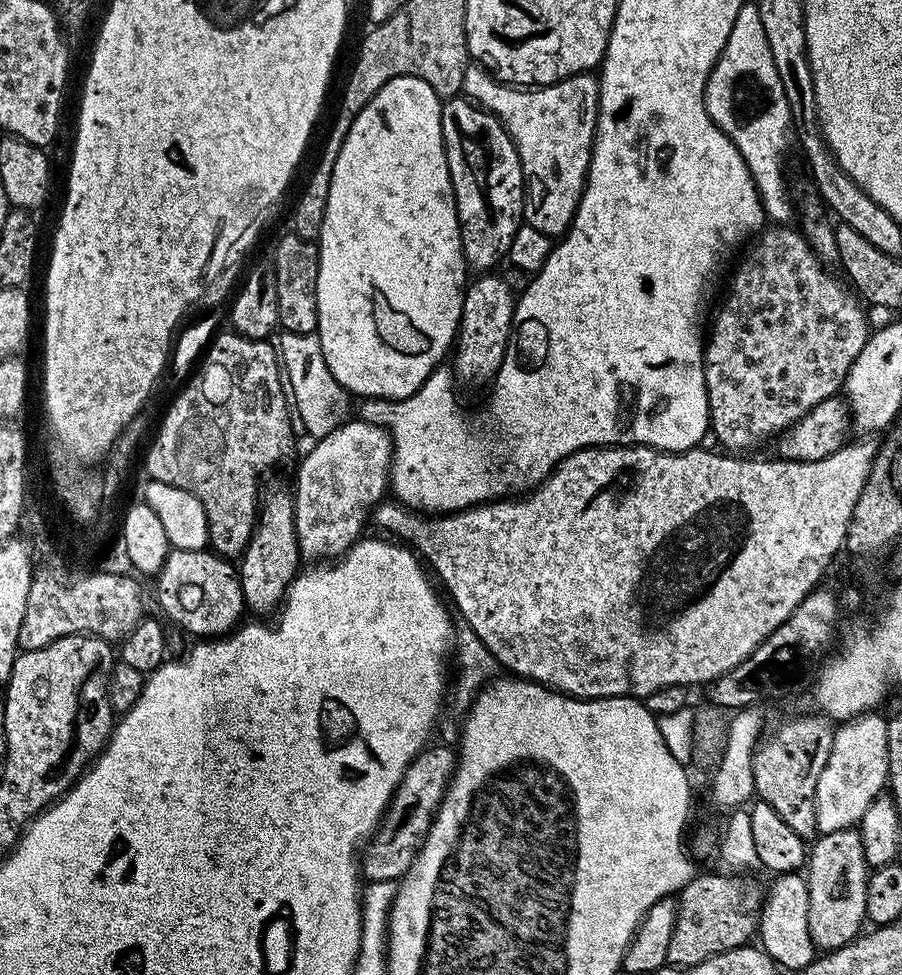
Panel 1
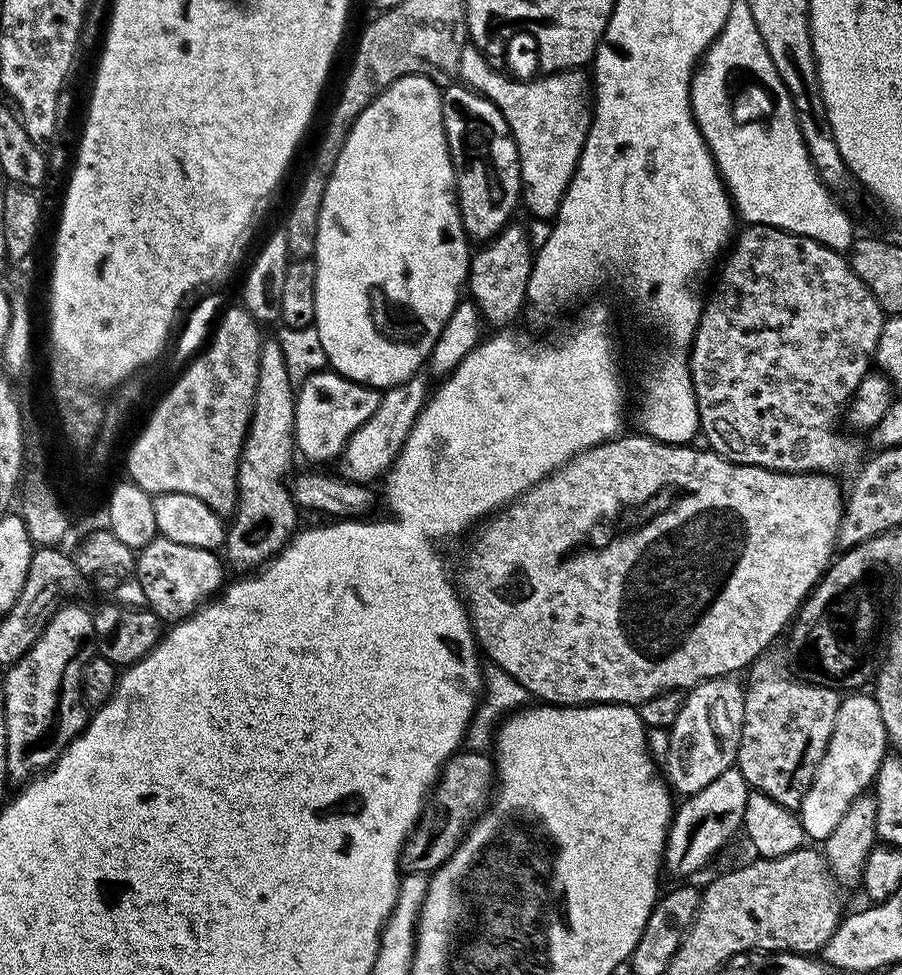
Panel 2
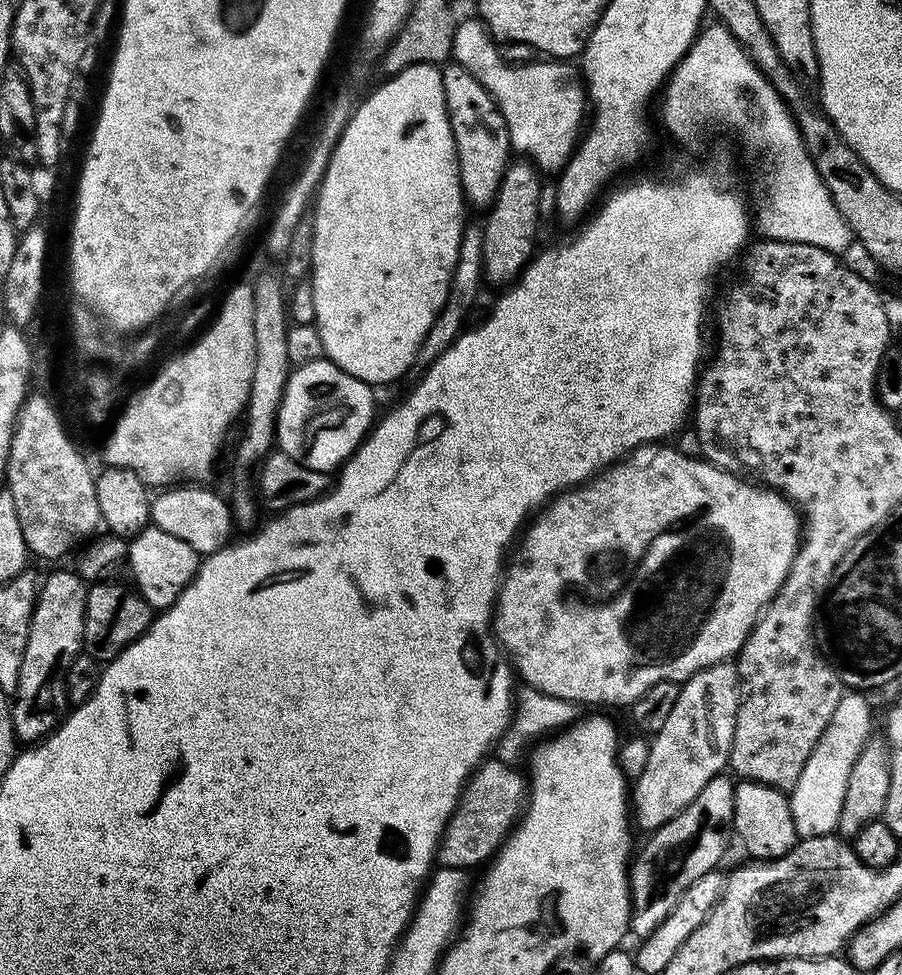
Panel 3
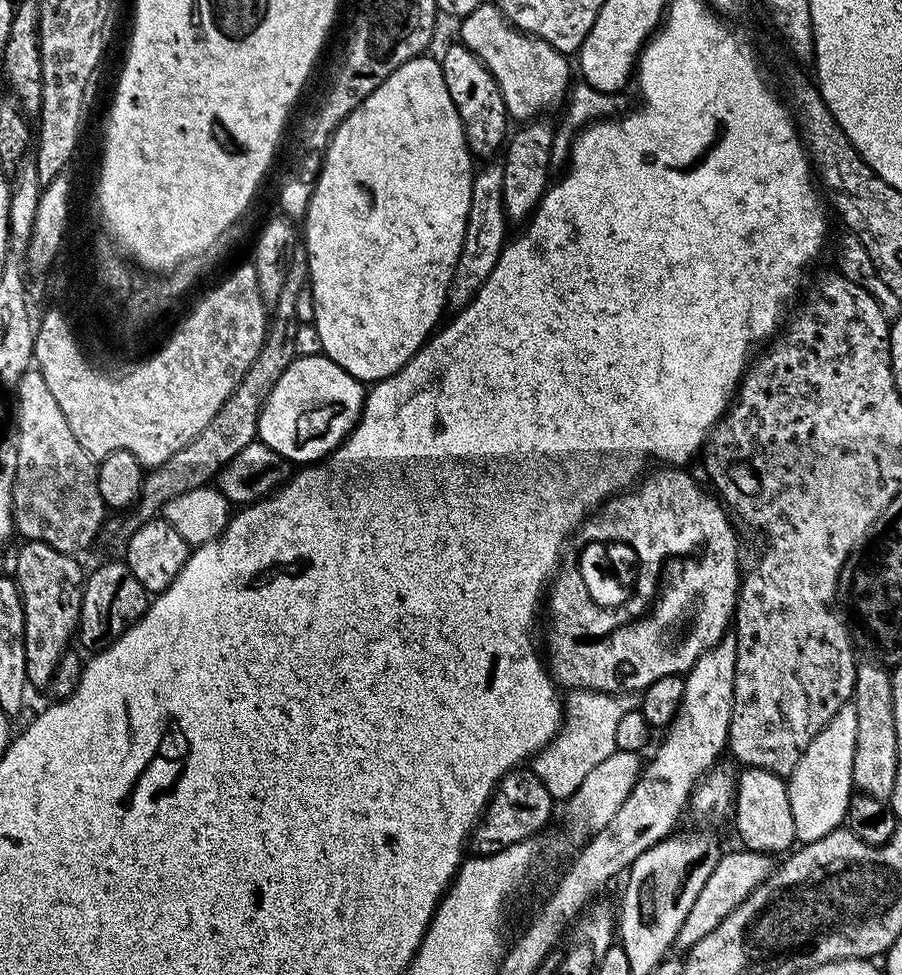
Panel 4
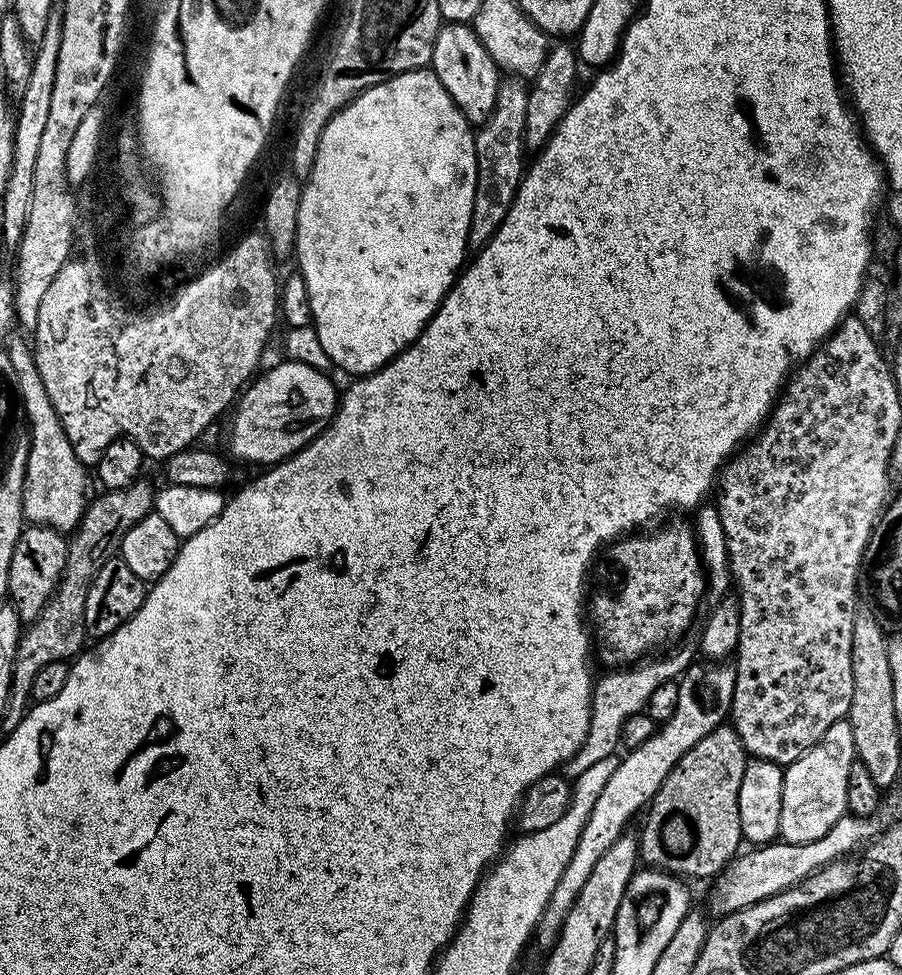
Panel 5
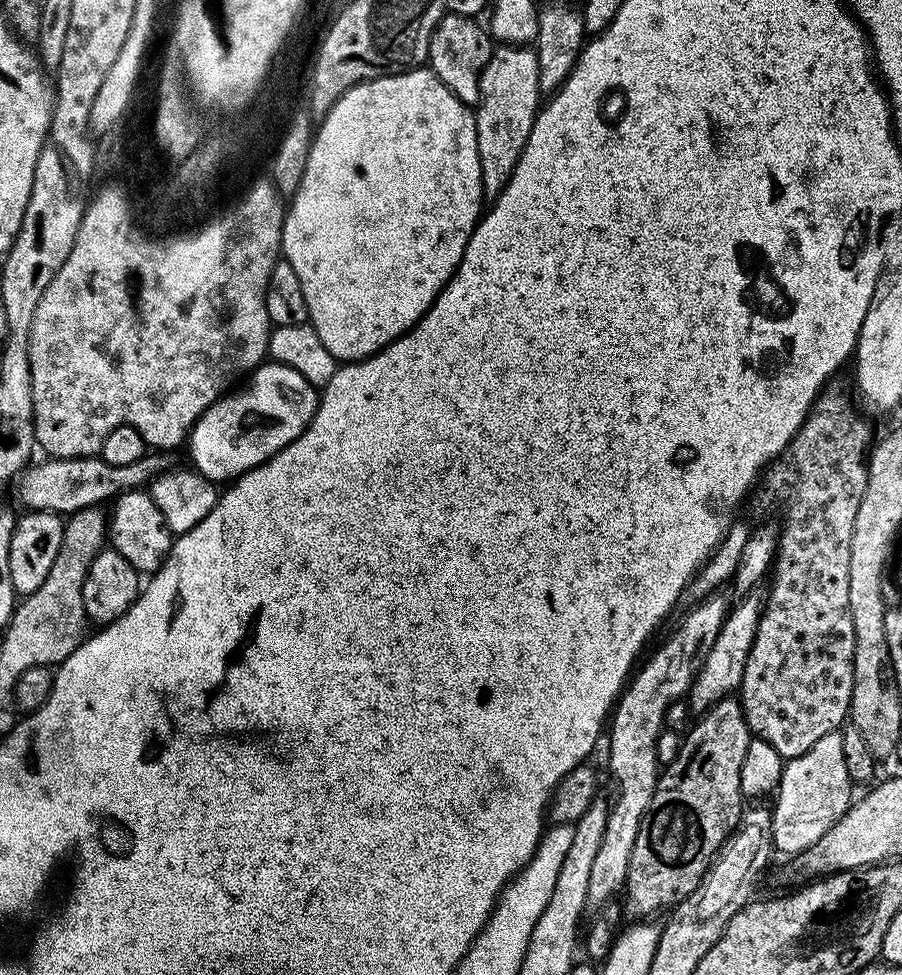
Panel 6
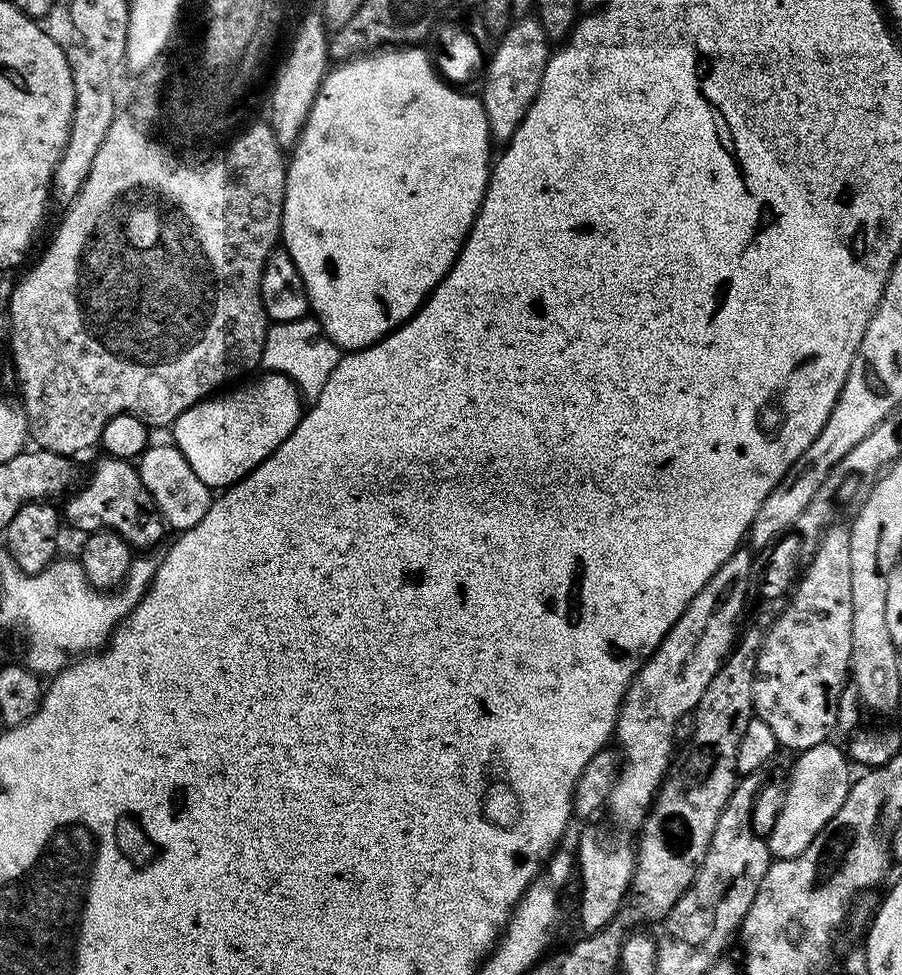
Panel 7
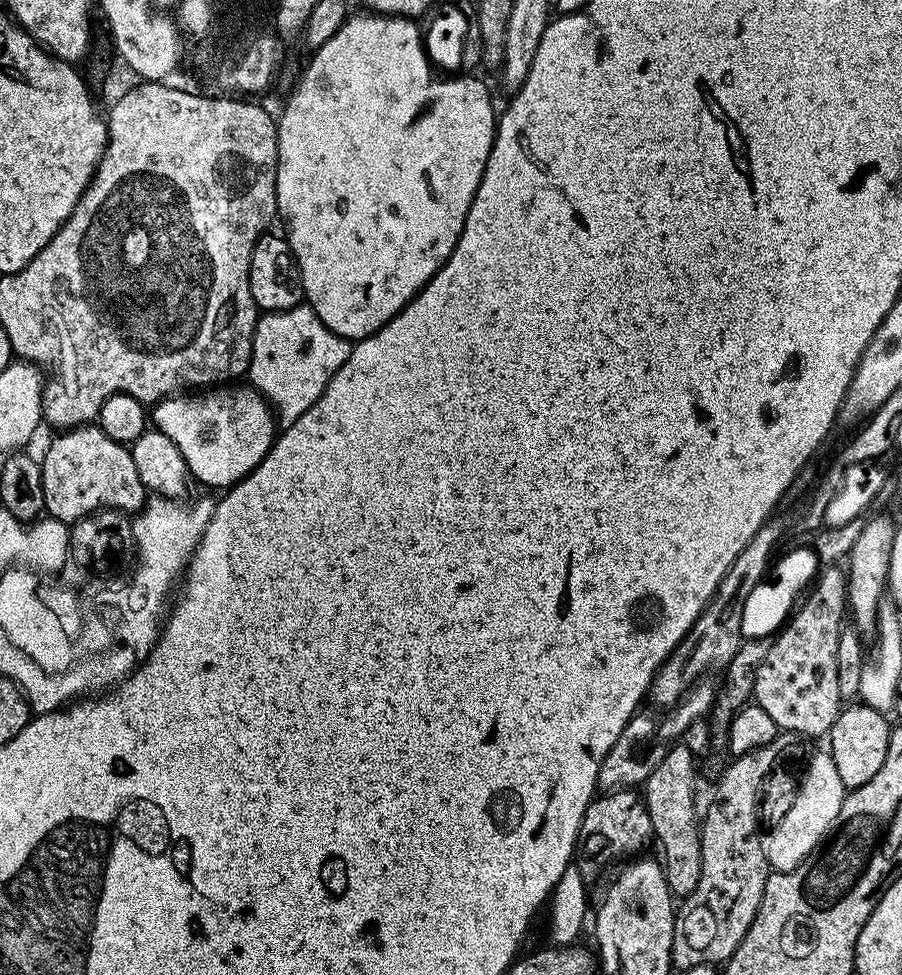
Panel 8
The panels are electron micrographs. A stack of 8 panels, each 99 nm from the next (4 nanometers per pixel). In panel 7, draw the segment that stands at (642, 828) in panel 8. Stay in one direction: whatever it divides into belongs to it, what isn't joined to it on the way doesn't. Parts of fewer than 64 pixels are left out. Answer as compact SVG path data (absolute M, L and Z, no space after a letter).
M588 828L580 836L580 849L574 852L578 861L578 880L580 876L580 928L581 933L600 932L610 922L614 922L616 915L624 906L625 899L632 887L632 875L636 869L636 849L624 840L612 840L612 836L604 828Z

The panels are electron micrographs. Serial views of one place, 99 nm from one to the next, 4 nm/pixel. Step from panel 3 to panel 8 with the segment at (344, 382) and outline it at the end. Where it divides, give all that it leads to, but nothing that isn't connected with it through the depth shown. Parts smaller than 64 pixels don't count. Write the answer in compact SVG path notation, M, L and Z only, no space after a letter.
M236 382L231 386L216 386L208 392L205 396L196 396L200 394L177 394L175 396L169 396L167 400L160 401L159 404L155 405L150 412L150 420L153 425L159 431L166 434L166 438L170 438L170 442L174 442L174 446L178 446L178 450L182 450L182 458L186 462L189 473L193 477L196 476L204 484L209 484L212 488L220 488L219 490L227 490L232 487L233 484L237 484L238 481L243 480L244 477L248 476L258 465L262 462L262 458L266 458L266 454L272 448L272 444L276 441L278 435L278 421L274 415L274 409L271 404L265 400L264 395L261 392L257 392L255 388L251 386L245 386L243 383Z

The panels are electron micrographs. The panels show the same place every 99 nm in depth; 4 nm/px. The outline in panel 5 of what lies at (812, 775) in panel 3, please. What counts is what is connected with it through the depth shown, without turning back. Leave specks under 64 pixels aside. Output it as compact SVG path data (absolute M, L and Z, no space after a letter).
M847 719L834 722L826 734L802 758L784 768L782 786L782 822L779 839L786 844L814 842L838 822L847 812L846 778L850 778L850 766L856 759L854 730Z

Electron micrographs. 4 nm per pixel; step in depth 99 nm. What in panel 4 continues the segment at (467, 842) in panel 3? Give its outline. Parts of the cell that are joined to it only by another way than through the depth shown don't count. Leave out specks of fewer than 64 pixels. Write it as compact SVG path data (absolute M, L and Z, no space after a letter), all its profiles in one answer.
M527 767L513 768L497 784L484 809L484 815L473 828L470 837L471 851L478 856L489 856L498 854L498 850L506 850L506 846L533 839L547 826L548 819L552 816L552 806L554 799L542 784L541 778L536 777Z

